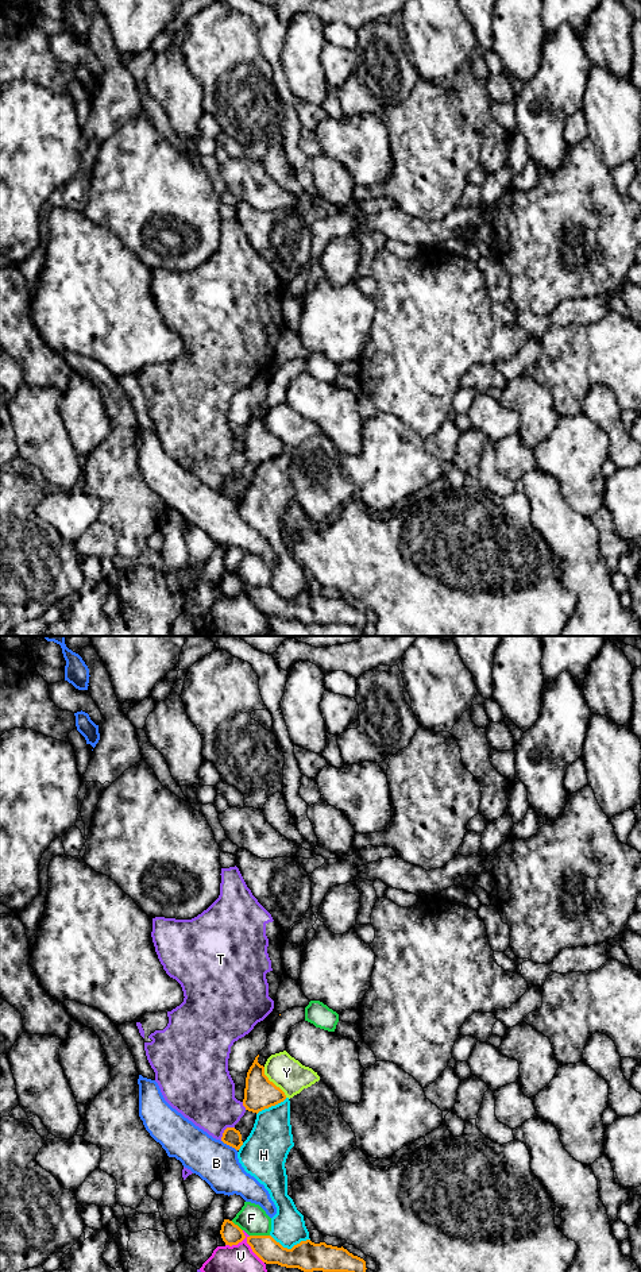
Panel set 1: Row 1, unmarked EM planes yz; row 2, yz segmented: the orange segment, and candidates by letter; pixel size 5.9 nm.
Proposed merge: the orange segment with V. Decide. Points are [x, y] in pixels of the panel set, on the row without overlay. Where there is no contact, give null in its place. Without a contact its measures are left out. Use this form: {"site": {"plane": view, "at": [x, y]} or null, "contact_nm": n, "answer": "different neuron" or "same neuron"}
{"site": {"plane": "yz", "at": [247, 593]}, "contact_nm": 260, "answer": "different neuron"}

